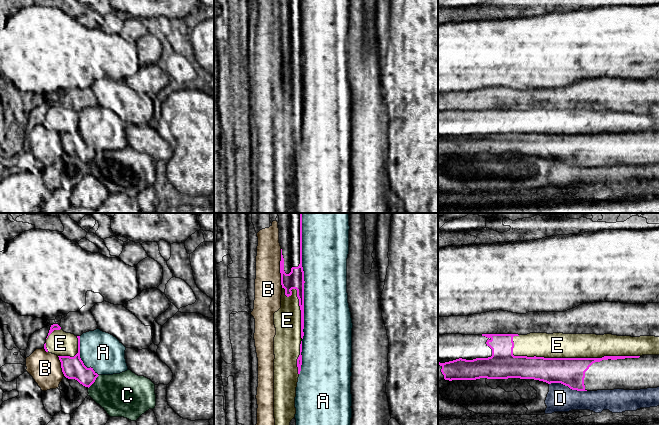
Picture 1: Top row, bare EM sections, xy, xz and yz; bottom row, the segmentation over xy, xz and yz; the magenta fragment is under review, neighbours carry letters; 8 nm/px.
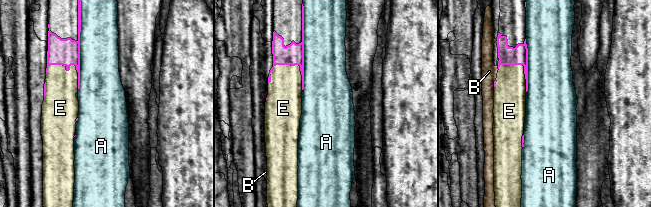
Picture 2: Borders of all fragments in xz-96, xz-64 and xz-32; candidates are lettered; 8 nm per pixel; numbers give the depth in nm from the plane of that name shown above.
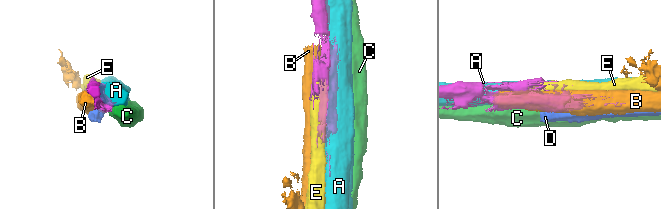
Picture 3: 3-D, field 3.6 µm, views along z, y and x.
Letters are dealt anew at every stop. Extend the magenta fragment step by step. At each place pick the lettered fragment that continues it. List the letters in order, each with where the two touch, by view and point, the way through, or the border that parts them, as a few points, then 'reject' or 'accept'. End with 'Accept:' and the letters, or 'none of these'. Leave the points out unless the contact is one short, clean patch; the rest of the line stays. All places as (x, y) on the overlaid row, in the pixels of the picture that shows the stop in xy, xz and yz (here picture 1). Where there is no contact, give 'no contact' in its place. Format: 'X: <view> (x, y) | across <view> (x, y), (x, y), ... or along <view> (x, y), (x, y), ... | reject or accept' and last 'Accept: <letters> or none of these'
A: xz (303, 276) | reject
B: xz (280, 268) | reject
C: xy (94, 381) | reject
D: yz (568, 386) | along yz (549, 383), (562, 383), (572, 389), (586, 391) | reject
E: yz (568, 358) | accept
Accept: E

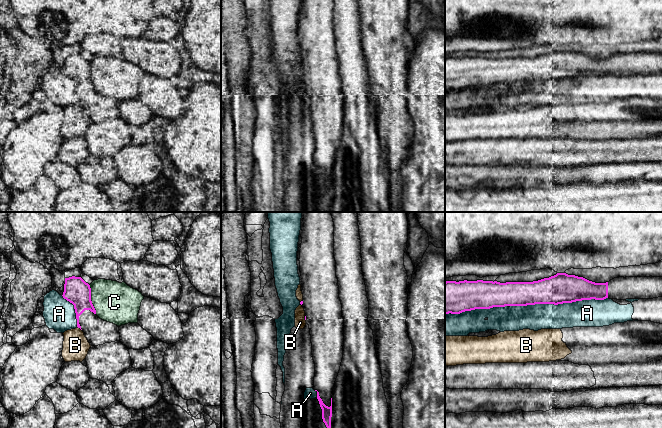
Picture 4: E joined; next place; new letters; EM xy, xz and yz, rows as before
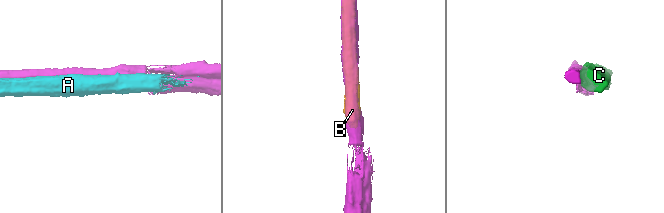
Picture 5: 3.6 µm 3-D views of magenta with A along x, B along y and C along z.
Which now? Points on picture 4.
A: yz (558, 303) | reject
B: xy (79, 327) | reject
C: xy (90, 299) | reject
Accept: none of these

